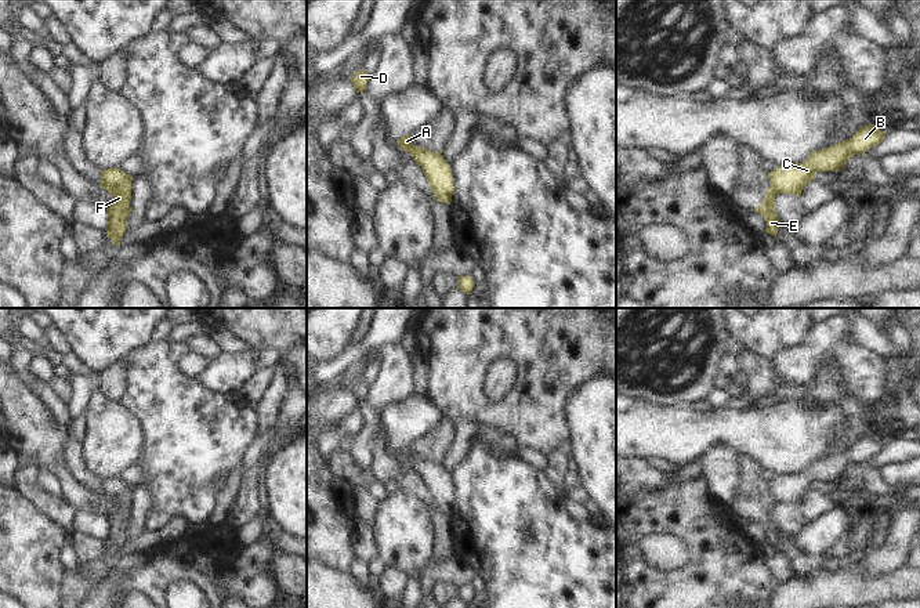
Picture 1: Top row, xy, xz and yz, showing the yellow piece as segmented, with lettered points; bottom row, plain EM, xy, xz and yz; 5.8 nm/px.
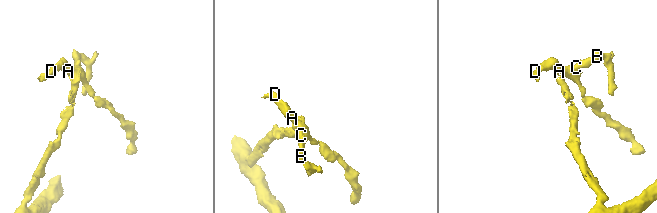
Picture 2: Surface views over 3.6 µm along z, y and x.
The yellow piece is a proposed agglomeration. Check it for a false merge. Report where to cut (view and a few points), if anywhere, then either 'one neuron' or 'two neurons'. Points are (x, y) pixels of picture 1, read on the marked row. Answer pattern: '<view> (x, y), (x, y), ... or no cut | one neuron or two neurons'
xy (130, 176), (118, 185), (104, 185), (101, 183) | two neurons

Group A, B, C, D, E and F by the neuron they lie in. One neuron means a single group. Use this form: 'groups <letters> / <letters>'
groups A B C D / E F

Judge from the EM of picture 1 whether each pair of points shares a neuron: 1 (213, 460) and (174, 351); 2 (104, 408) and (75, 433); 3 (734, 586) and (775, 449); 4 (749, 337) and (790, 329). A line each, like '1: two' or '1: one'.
1: one
2: two
3: two
4: one

